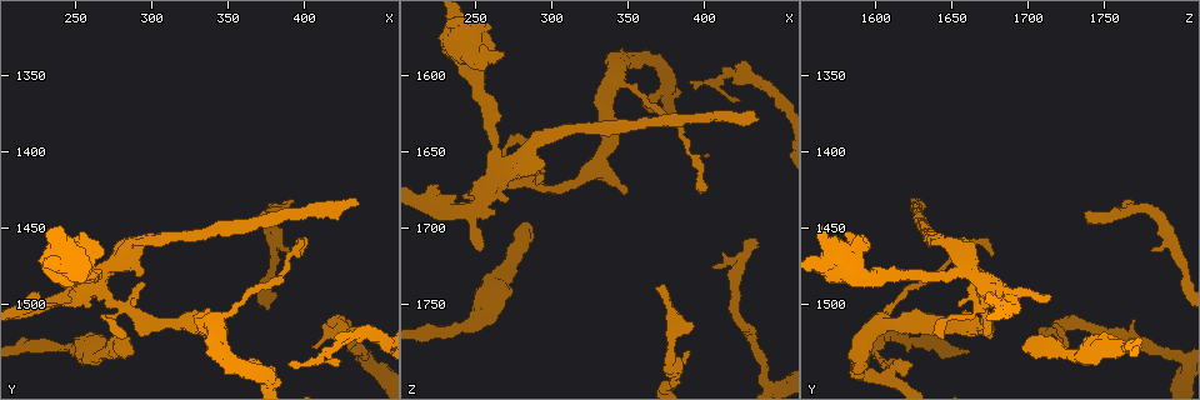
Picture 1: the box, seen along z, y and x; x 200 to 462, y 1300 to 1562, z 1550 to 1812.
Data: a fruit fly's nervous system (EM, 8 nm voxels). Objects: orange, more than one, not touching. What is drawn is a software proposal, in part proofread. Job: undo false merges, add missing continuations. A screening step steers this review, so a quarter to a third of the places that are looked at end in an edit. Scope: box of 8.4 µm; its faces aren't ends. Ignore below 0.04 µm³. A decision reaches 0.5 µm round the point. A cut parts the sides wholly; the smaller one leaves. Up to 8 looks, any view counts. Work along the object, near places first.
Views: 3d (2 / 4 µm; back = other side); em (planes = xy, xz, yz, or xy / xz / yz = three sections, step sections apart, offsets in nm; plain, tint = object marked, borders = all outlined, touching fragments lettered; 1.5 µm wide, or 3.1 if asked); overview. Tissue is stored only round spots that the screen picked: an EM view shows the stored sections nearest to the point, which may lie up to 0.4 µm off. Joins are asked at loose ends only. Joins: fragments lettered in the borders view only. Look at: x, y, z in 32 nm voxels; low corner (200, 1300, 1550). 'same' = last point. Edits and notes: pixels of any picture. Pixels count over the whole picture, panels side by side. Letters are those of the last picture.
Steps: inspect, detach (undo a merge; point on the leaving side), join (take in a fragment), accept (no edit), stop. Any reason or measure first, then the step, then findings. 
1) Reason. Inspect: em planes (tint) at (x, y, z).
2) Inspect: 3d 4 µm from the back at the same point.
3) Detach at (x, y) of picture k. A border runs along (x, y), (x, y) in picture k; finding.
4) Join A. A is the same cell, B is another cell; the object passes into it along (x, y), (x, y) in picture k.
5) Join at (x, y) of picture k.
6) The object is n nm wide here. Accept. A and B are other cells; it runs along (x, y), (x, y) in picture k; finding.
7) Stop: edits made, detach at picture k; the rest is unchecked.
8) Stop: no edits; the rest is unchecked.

Calibre changes. Inspect: 3d 2 µm at (240, 1530, 1764).

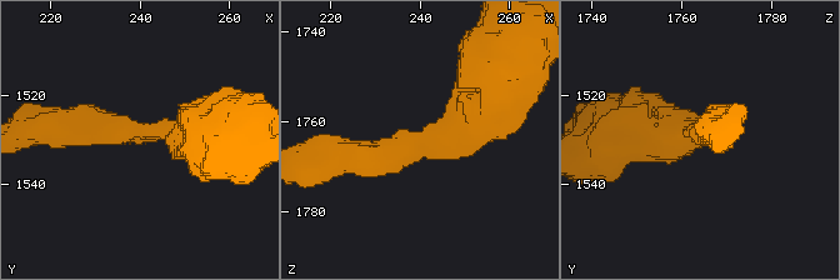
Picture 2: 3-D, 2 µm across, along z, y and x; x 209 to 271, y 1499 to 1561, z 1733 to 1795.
The arms are 220, 420 nm wide. Inspect: em xz step 8 (borders) at (240, 1528, 1765).

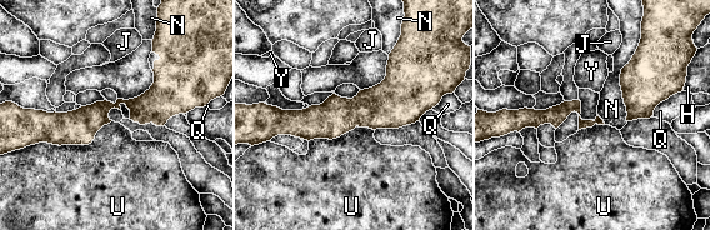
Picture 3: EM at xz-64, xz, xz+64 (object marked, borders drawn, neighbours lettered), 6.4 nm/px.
The object is 80 nm wide here. Accept. H, J, N, Q, U and Y are other cells; one neuron here.

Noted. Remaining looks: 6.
Branch stops here. Inspect: 3d 2 µm at (254, 1494, 1714).

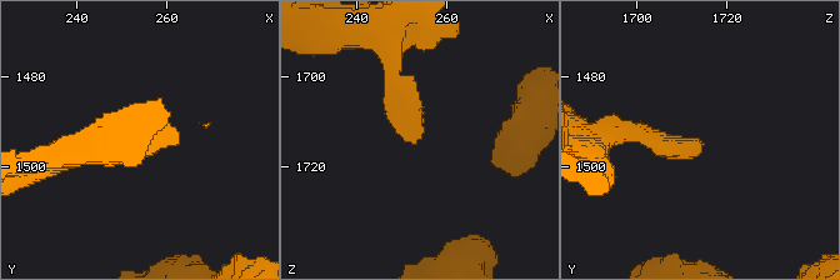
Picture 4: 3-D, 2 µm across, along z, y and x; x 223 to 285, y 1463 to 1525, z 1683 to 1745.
Need the tissue. Inspect: em planes (tint) at (253, 1494, 1714).

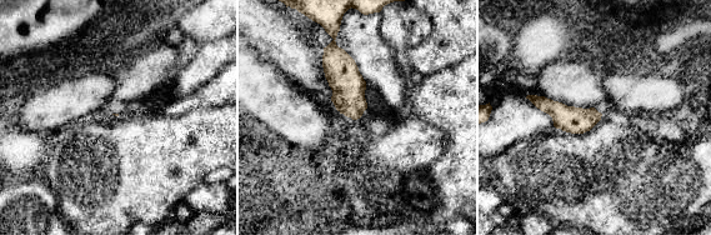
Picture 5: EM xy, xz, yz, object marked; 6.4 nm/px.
What lies round it. Inspect: em planes (borders) at the same point.

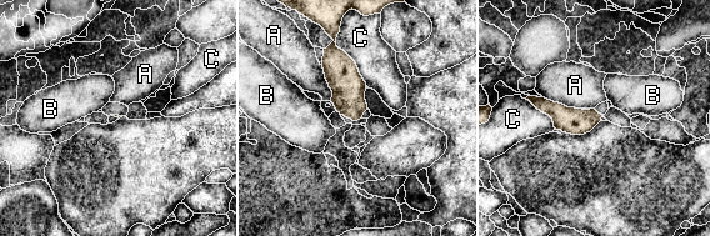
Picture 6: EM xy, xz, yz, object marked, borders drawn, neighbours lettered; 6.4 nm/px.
Accept. A, B and C are other cells; no lettered fragment goes on from it.

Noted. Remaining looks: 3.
Inspect: em yz step 8 (borders) at (280, 1522, 1642).

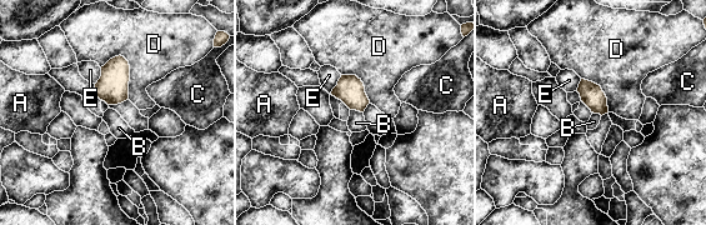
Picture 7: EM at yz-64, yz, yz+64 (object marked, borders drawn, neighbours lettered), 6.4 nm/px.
Accept. A, B, C, D and E are other cells; none of them fits.

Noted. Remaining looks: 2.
Stop: no edits; the rest is unchecked.

